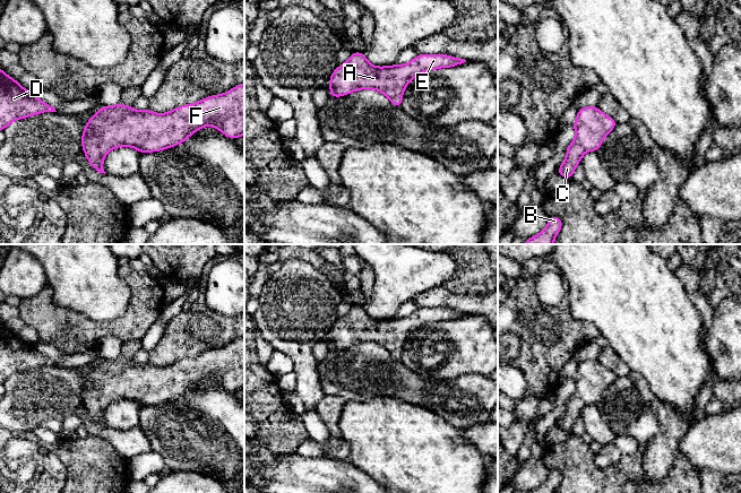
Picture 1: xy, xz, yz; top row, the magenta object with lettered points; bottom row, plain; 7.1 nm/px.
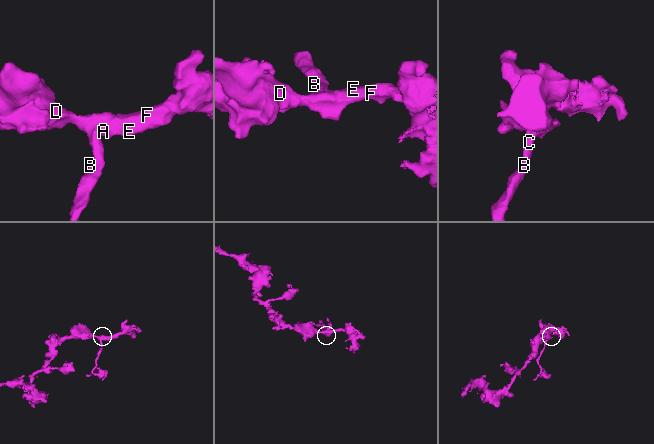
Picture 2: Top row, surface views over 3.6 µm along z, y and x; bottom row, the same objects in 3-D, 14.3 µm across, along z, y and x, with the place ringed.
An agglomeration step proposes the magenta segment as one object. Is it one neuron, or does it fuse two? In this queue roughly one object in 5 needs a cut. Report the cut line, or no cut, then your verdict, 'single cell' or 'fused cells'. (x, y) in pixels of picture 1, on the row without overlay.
no cut; single cell

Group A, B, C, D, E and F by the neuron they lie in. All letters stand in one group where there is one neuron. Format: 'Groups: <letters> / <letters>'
Groups: A B C D E F

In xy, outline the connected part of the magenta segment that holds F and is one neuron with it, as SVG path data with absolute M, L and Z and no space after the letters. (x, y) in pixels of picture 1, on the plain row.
M244 337L236 338L224 347L208 349L197 356L179 360L164 367L155 366L149 362L137 364L132 360L121 356L102 360L86 375L81 399L89 417L96 424L105 427L103 413L113 401L128 399L138 403L141 407L160 405L182 397L193 386L206 379L217 381L232 392L244 388Z

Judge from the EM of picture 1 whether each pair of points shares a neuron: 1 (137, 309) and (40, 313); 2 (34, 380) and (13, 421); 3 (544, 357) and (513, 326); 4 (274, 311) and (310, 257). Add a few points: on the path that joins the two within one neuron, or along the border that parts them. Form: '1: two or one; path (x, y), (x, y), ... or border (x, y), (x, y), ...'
1: one; path (113, 328), (67, 330), (63, 327)
2: one; path (34, 390), (34, 397), (20, 411)
3: one; path (539, 348), (522, 331)
4: two; border (283, 261), (300, 258), (321, 274)

